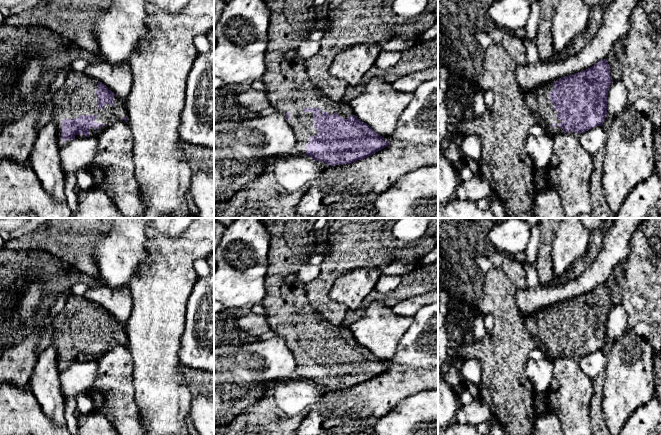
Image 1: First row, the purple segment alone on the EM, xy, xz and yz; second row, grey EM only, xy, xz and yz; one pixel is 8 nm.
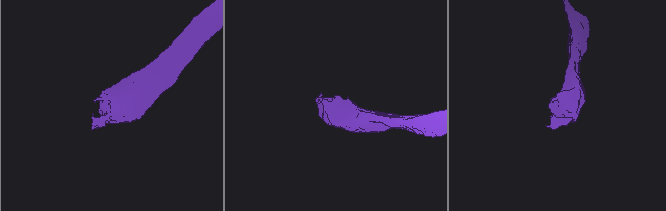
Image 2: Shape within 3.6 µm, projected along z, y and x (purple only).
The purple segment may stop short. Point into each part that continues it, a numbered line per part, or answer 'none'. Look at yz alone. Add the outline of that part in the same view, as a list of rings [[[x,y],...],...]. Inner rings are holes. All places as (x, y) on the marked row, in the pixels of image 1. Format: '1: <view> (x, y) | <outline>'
1: yz (537, 100) | [[[560,79],[554,80],[554,81],[559,81]],[[548,82],[546,84],[542,84],[539,85],[535,88],[533,88],[532,90],[523,93],[523,100],[526,104],[526,106],[530,109],[530,111],[532,112],[532,114],[535,116],[536,118],[536,123],[539,124],[546,132],[547,135],[549,136],[554,136],[556,134],[562,134],[564,133],[563,129],[559,127],[559,123],[563,122],[562,120],[559,120],[556,116],[557,116],[557,111],[553,109],[553,103],[549,101],[549,93],[553,90],[553,82]]]

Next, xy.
1: xy (69, 102) | [[[70,70],[63,86],[56,90],[53,95],[53,111],[52,120],[56,123],[58,130],[58,146],[59,148],[66,146],[70,140],[62,141],[62,121],[64,119],[78,119],[82,115],[95,115],[97,118],[95,123],[100,123],[102,126],[95,130],[90,128],[90,137],[99,136],[106,128],[111,126],[116,121],[124,121],[125,117],[128,117],[126,111],[125,100],[114,96],[114,105],[111,106],[107,103],[101,110],[98,109],[98,96],[95,92],[98,90],[98,80],[85,74],[84,72],[76,72]]]

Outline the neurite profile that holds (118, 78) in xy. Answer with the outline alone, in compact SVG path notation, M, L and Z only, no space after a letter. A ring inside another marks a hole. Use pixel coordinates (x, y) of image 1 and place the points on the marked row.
M106 59L90 63L84 73L102 82L119 98L126 100L133 83L130 65L113 64Z

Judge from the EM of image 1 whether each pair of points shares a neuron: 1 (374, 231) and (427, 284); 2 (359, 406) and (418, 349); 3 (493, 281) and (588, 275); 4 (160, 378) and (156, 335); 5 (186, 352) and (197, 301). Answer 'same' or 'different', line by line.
1: different
2: different
3: different
4: same
5: same

